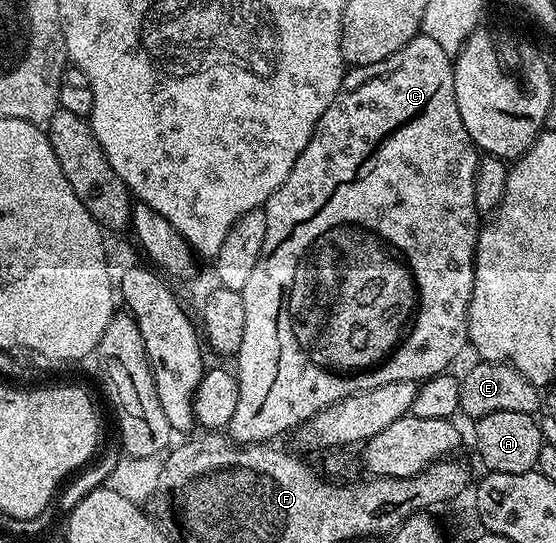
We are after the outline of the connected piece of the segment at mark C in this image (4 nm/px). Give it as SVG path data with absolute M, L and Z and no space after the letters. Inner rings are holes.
M421 33L382 61L345 70L342 85L338 93L334 93L334 101L330 101L326 113L318 117L306 149L302 149L298 161L294 161L294 169L290 169L290 177L282 181L280 188L264 204L266 241L262 241L258 265L254 265L242 292L246 321L242 345L234 356L234 374L240 383L240 396L234 417L230 417L226 428L231 442L267 444L287 427L295 428L332 403L359 391L369 391L390 381L423 381L445 374L456 354L466 347L468 302L474 285L472 263L476 259L476 237L480 234L482 219L474 201L478 148L466 133L466 125L462 125L462 113L454 97L453 62L453 56L444 52L437 41Z

